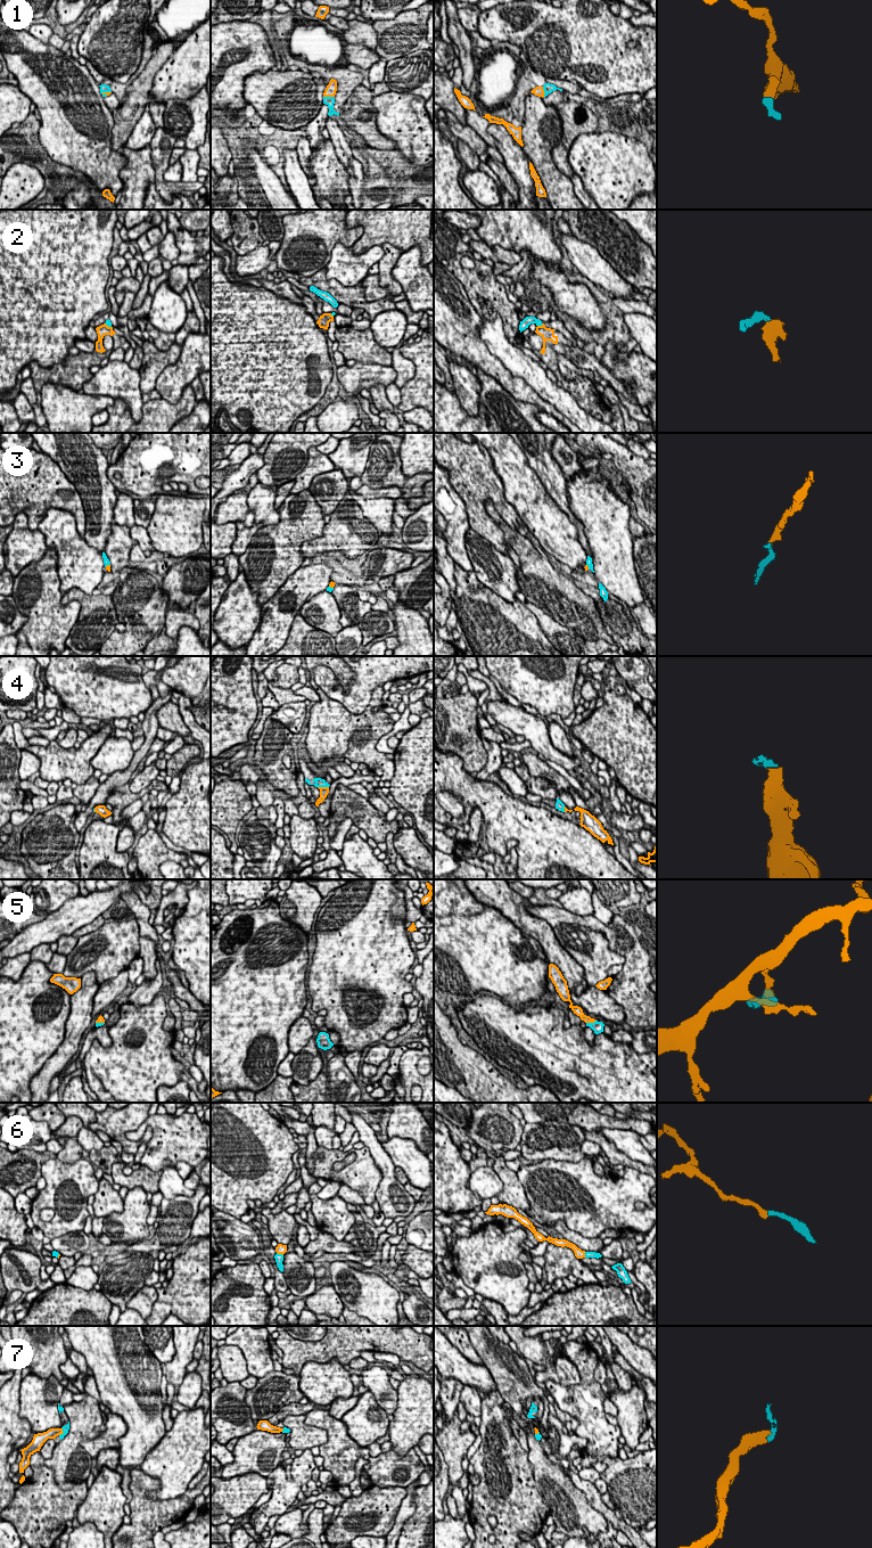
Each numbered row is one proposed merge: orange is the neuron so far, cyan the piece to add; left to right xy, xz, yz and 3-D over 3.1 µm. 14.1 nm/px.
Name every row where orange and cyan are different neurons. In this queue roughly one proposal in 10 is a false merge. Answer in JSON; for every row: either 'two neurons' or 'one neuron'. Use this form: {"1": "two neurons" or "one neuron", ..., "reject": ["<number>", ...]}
{"1": "one neuron", "2": "two neurons", "3": "one neuron", "4": "one neuron", "5": "one neuron", "6": "one neuron", "7": "one neuron", "reject": ["2"]}

